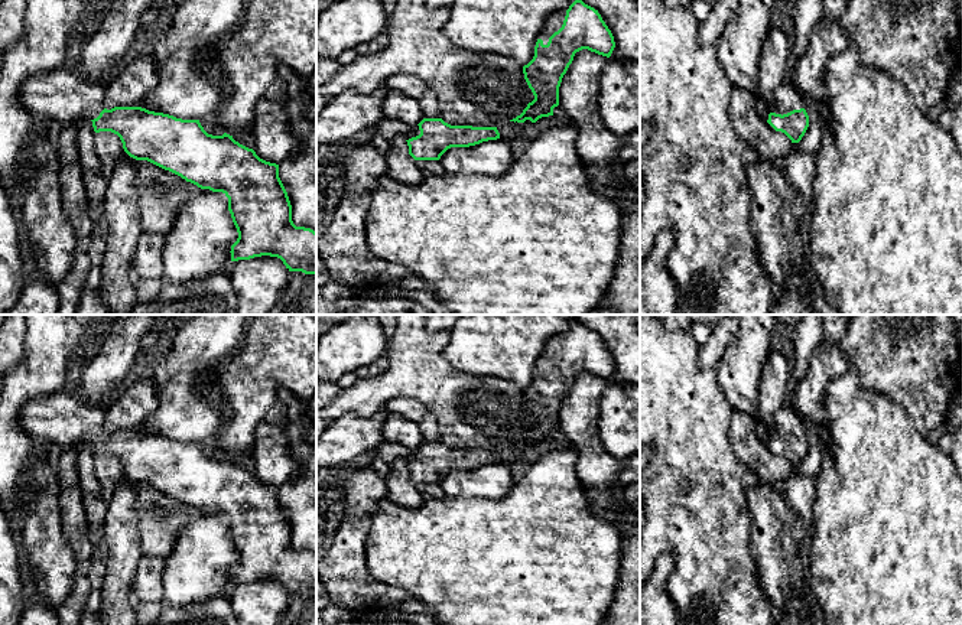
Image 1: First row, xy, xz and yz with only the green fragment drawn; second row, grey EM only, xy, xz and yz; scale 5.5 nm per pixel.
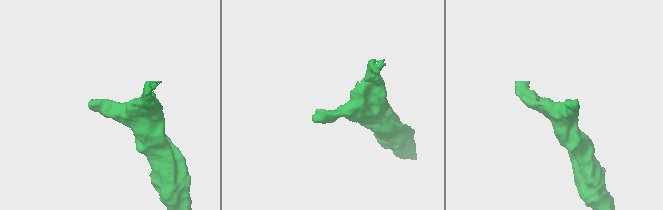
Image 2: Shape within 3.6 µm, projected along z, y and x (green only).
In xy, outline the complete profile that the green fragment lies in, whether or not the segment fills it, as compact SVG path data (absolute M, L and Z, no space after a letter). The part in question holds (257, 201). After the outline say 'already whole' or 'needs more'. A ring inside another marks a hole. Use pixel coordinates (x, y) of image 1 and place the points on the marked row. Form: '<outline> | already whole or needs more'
M62 68L25 78L20 98L23 107L42 120L53 118L62 127L91 120L95 133L117 134L130 157L147 160L201 189L222 192L228 198L228 211L238 232L230 251L231 261L270 255L280 258L289 271L316 274L316 232L293 224L292 205L279 178L279 165L260 159L253 149L240 144L227 133L208 134L199 120L182 120L142 107L107 110L105 91L104 85Z | needs more

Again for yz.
M783 82L768 95L767 123L776 130L784 133L792 143L799 143L809 127L805 100L789 84Z | needs more

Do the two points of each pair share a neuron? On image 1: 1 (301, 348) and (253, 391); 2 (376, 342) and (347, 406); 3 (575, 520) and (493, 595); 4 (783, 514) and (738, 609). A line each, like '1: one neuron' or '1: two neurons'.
1: one neuron
2: two neurons
3: one neuron
4: two neurons

